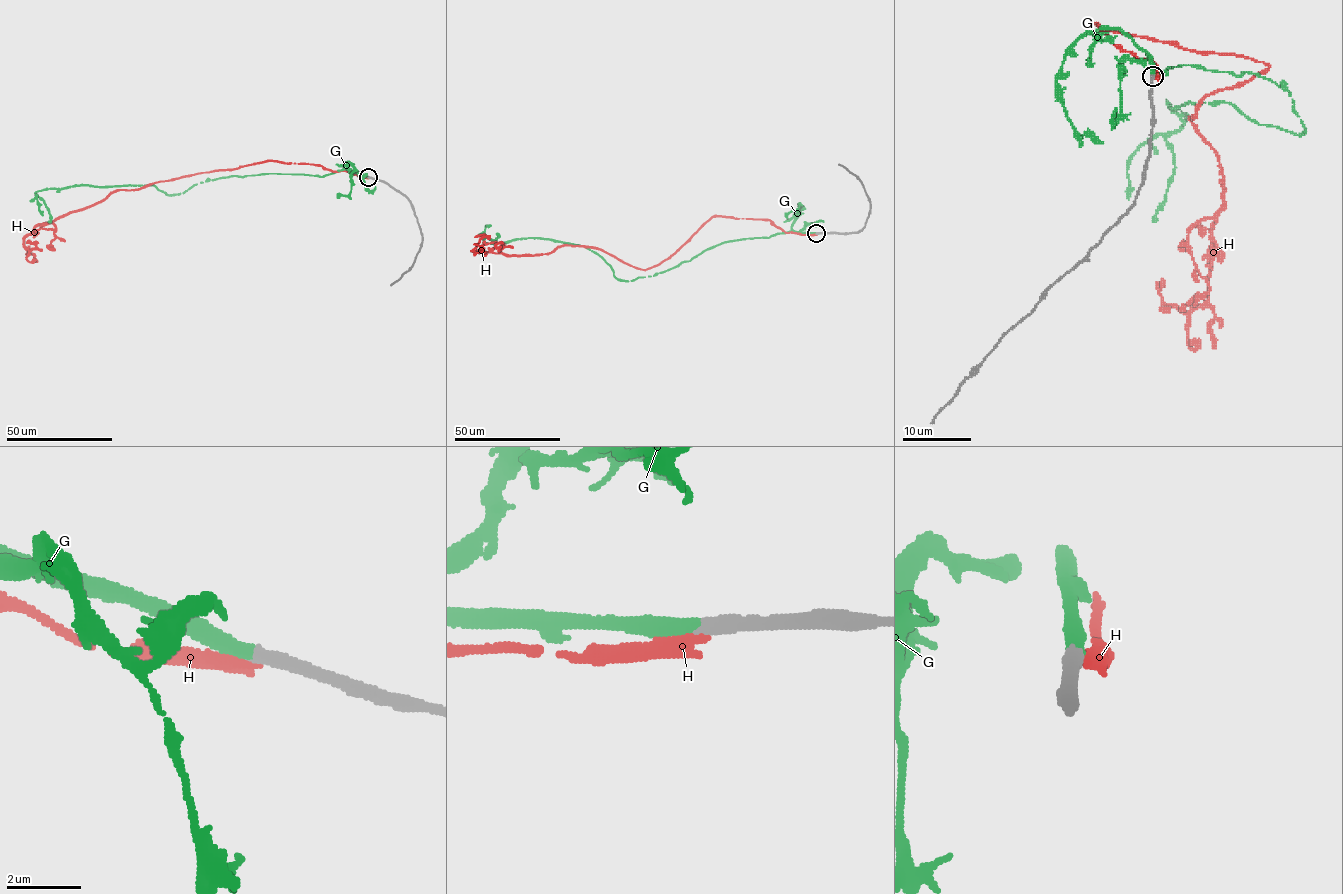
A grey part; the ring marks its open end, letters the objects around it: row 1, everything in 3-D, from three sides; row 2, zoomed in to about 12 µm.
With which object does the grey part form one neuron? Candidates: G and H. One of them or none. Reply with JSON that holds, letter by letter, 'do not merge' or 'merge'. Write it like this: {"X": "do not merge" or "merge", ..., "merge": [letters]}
{"G": "merge", "H": "do not merge", "merge": ["G"]}

